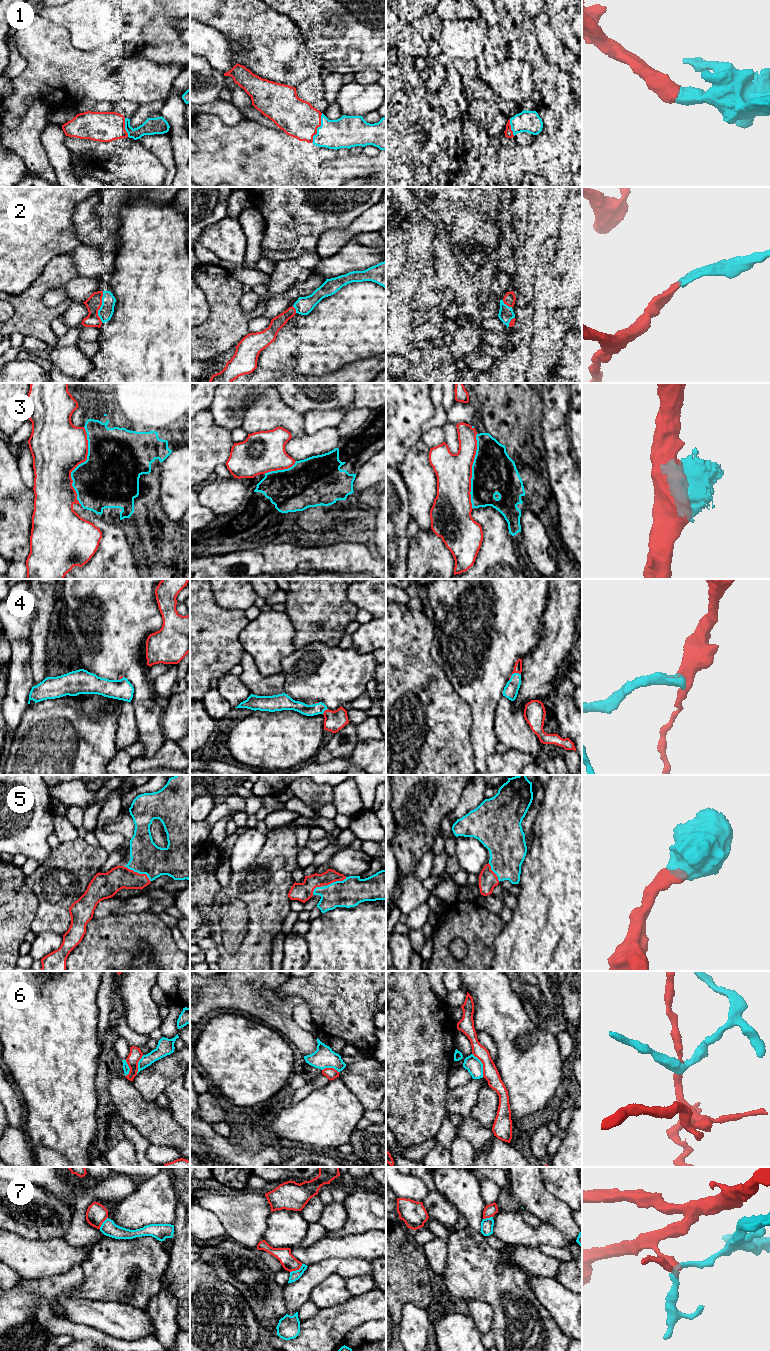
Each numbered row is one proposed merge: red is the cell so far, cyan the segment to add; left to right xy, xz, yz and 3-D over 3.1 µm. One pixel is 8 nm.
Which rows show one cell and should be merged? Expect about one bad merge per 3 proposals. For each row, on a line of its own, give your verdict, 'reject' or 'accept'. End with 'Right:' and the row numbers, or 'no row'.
1: accept
2: accept
3: reject
4: accept
5: accept
6: reject
7: reject
Right: 1, 2, 4, 5

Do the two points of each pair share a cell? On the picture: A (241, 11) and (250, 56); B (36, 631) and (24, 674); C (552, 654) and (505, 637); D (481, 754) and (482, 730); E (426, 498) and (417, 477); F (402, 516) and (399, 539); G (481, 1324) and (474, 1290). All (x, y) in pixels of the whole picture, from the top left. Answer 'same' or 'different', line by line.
A: same
B: different
C: different
D: same
E: same
F: same
G: different

